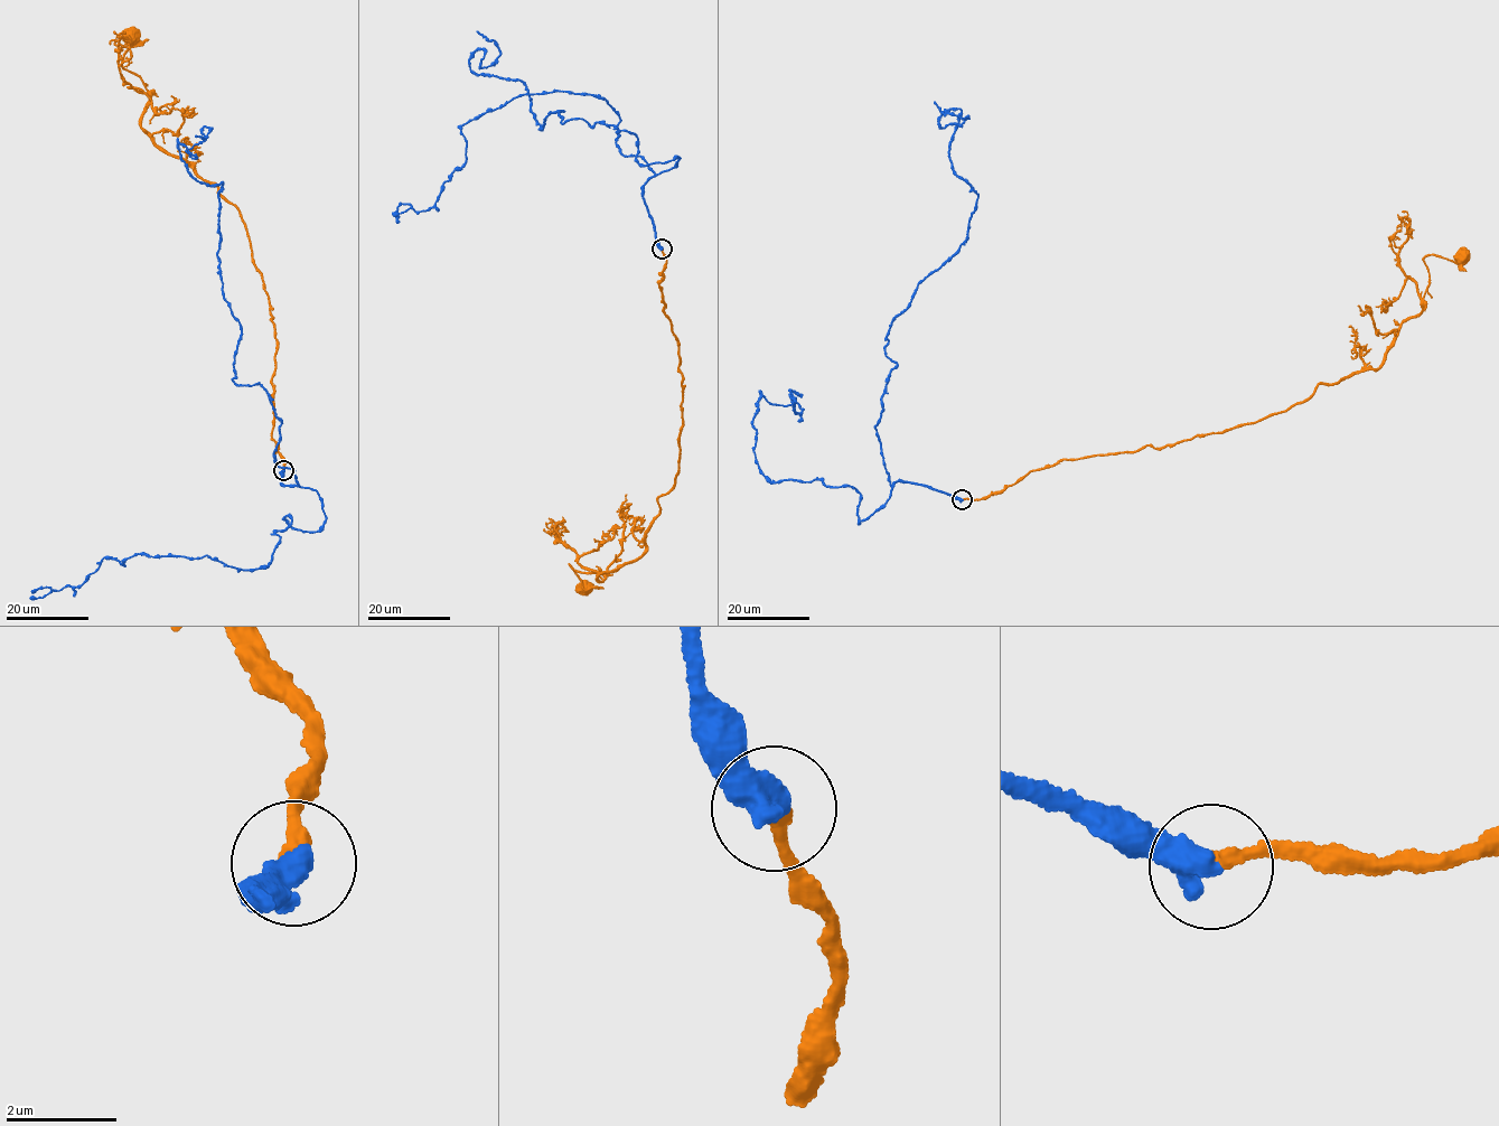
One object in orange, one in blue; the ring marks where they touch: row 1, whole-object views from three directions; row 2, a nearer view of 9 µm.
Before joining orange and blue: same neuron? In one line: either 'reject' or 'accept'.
accept

